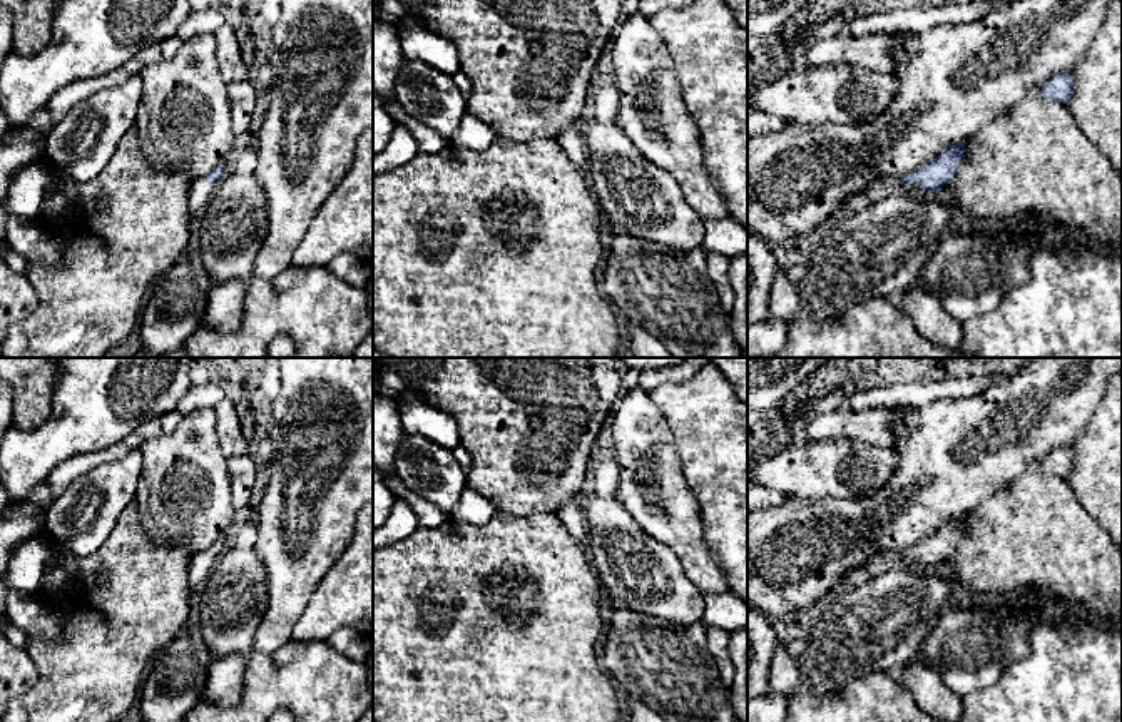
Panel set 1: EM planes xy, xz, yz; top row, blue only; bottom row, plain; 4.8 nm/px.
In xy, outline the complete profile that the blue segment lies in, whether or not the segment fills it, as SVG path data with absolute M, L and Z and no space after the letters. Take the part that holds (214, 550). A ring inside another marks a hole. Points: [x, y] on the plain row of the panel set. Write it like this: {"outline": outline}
{"outline": "M219 538L206 552L199 552L192 557L189 568L189 587L192 590L199 588L201 583L207 578L207 575L214 568L212 565L216 558L222 553L224 548L226 548L224 538Z"}

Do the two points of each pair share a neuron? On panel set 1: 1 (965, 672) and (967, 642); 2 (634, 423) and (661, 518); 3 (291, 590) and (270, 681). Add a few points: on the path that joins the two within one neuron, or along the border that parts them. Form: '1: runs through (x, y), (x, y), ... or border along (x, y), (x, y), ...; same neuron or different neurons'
1: runs through (965, 666), (967, 649); same neuron
2: runs through (644, 448), (647, 468), (662, 483), (662, 498); same neuron
3: border along (291, 637), (271, 652), (256, 652), (253, 649); different neurons

